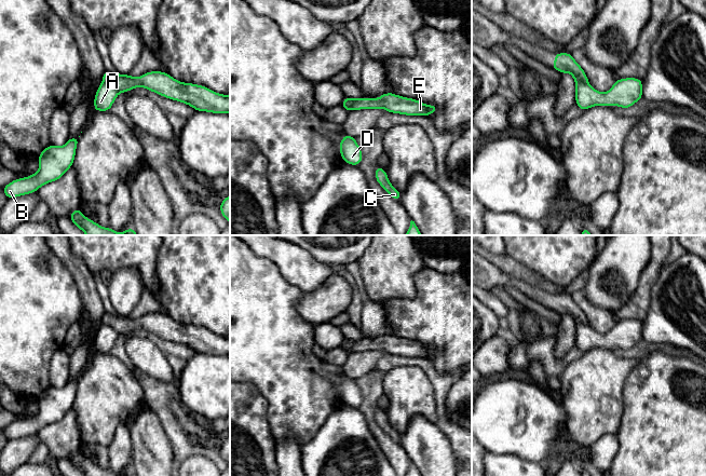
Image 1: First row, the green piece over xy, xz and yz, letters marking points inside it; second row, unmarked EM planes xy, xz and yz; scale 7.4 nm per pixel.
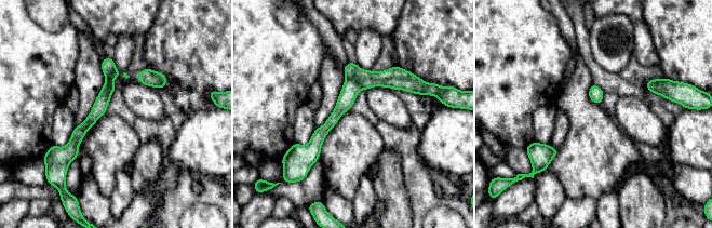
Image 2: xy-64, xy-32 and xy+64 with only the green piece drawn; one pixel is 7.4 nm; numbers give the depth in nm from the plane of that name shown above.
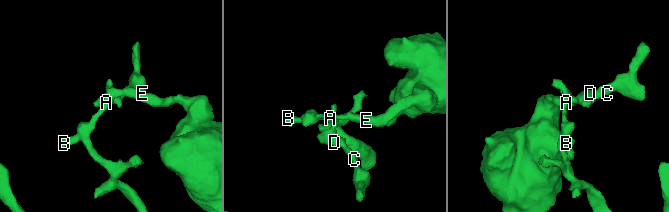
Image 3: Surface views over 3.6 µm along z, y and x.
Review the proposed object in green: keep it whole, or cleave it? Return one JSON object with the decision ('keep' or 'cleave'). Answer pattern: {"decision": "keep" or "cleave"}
{"decision": "cleave"}

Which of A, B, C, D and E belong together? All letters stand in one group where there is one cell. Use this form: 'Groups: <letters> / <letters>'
Groups: A B C D / E

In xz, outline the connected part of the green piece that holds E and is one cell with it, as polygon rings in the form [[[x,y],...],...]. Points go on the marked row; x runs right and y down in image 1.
[[[384,93],[379,98],[352,98],[352,108],[354,110],[385,109],[391,113],[423,117],[429,117],[438,110],[434,105],[425,105],[415,98],[398,96],[394,93]]]

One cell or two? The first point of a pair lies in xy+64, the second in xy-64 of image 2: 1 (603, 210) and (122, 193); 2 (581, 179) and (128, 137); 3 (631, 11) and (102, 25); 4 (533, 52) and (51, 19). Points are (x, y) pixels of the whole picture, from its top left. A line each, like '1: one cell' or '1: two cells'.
1: one cell
2: one cell
3: one cell
4: two cells

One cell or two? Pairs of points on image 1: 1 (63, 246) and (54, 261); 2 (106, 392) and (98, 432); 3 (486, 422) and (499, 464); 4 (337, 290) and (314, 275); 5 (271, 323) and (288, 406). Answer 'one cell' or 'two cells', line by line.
1: two cells
2: one cell
3: two cells
4: two cells
5: one cell

